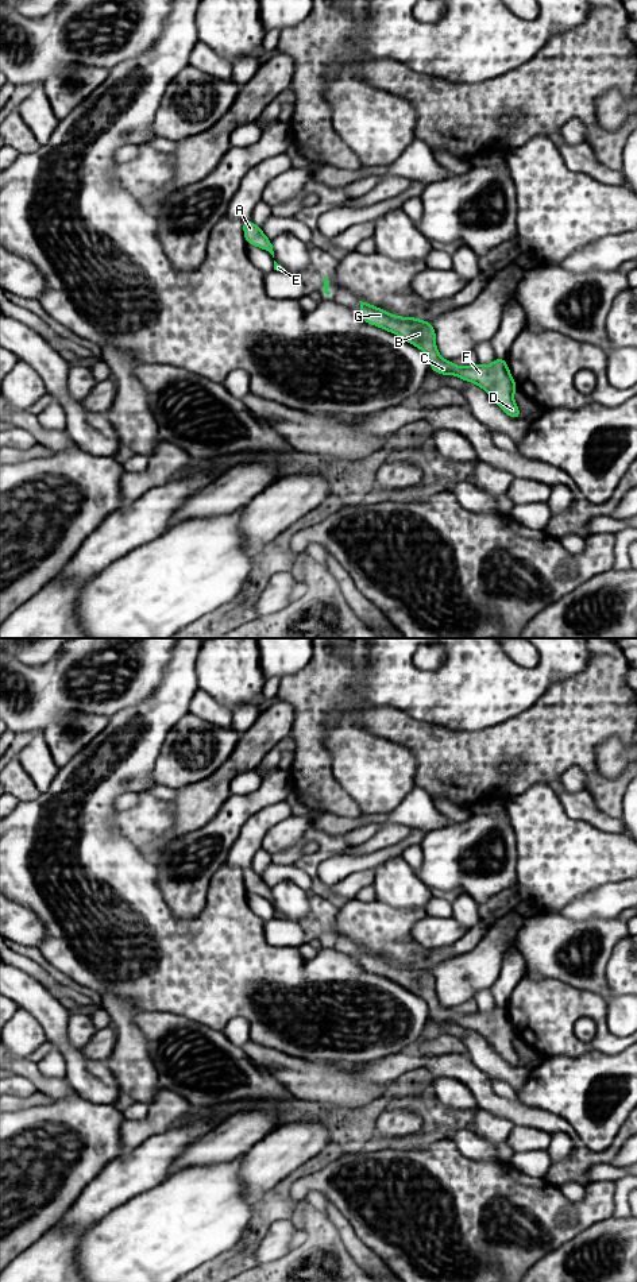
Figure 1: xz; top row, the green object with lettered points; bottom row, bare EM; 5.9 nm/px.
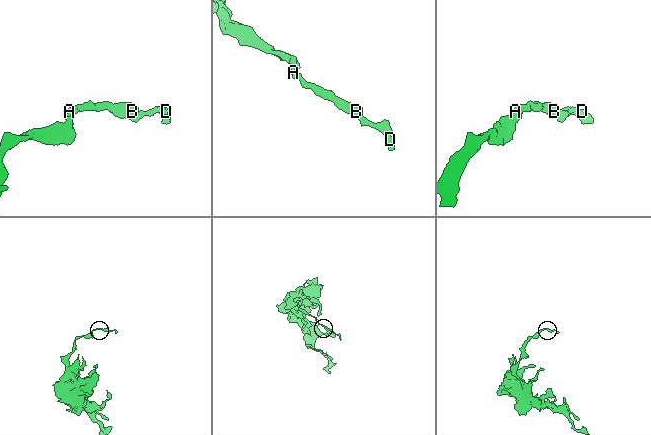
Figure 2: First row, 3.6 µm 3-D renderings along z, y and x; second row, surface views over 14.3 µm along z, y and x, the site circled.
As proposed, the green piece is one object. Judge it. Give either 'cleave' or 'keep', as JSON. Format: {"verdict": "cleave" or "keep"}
{"verdict": "keep"}

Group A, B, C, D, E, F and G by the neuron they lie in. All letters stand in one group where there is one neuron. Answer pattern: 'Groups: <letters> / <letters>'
Groups: A B C D E F G

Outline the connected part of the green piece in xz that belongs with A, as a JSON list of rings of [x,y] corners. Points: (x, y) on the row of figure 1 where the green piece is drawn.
[[[244,221],[242,223],[244,229],[244,239],[247,244],[256,246],[262,250],[269,251],[274,258],[273,244],[271,240],[263,233],[263,231],[254,223],[254,221]]]

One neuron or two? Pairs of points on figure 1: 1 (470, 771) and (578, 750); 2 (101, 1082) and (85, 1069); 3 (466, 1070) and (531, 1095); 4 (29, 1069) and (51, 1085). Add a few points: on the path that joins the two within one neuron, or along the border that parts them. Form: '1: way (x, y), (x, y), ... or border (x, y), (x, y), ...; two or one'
1: way (497, 749), (551, 749); one
2: way (97, 1081), (89, 1073); one
3: border (518, 1099), (529, 1107), (548, 1111); two
4: way (34, 1074), (46, 1085); one

